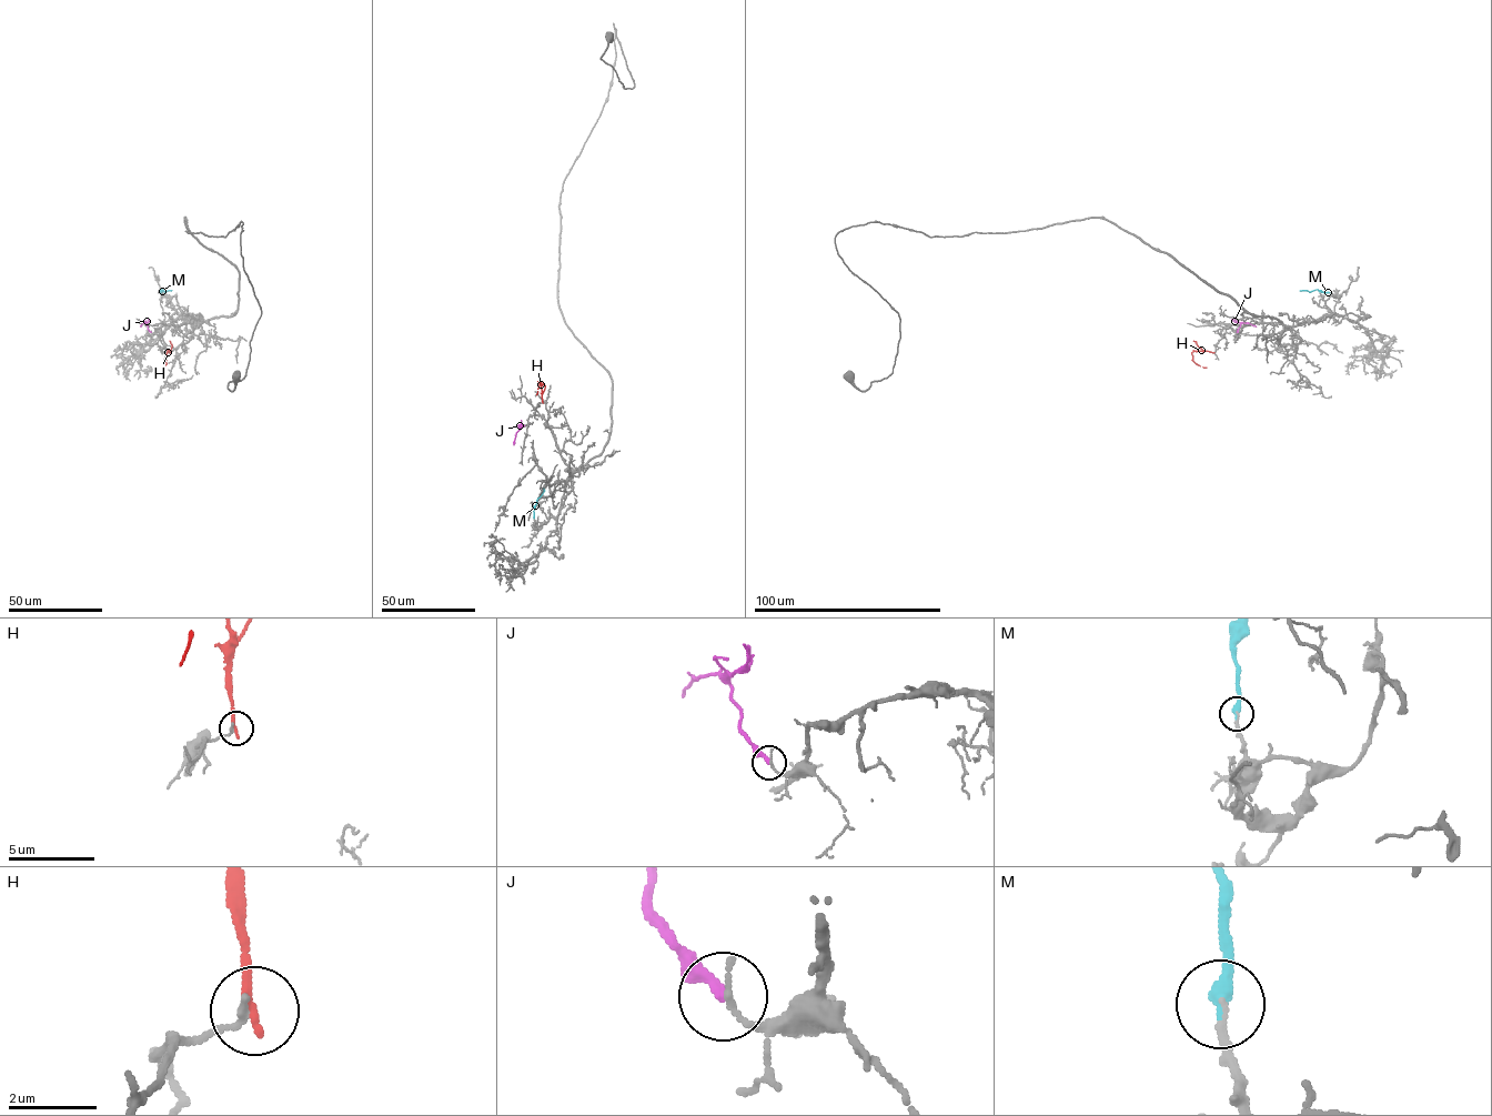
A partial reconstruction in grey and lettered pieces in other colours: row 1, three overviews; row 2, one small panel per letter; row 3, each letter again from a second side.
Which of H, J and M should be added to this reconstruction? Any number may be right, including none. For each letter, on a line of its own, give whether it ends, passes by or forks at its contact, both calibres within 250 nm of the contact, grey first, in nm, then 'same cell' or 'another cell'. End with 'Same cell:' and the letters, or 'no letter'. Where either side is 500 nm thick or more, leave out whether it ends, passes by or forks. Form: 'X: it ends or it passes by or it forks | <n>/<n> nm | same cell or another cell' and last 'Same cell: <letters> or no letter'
H: it ends | 180/240 nm | another cell
J: it ends | 120/320 nm | another cell
M: it ends | 160/380 nm | same cell
Same cell: M

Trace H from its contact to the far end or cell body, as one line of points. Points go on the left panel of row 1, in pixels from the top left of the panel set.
H: (169, 352), (163, 368)

